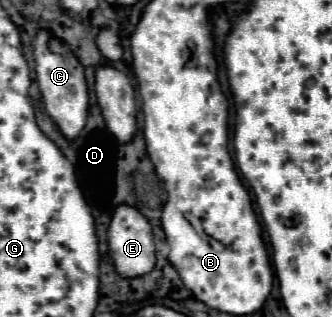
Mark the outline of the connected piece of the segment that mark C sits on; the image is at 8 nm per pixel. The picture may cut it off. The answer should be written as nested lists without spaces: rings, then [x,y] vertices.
[[[37,30],[33,52],[35,52],[35,74],[37,74],[37,84],[47,108],[47,114],[55,120],[59,126],[61,134],[67,138],[79,136],[79,132],[85,126],[87,120],[87,82],[85,82],[85,70],[77,56],[69,50],[69,46],[61,44],[59,52],[51,52],[47,42],[51,40],[51,34],[47,30]]]

